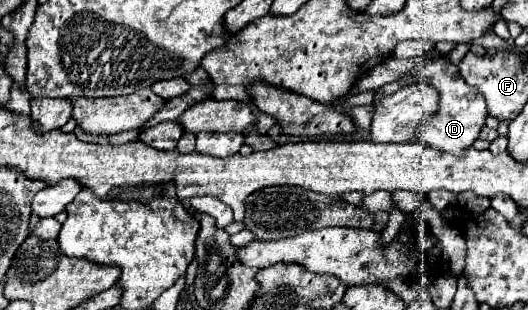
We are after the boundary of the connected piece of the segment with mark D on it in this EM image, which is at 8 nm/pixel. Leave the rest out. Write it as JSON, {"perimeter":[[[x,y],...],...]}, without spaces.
{"perimeter":[[[439,53],[433,61],[429,59],[429,61],[419,63],[415,69],[405,73],[403,79],[405,77],[417,77],[417,81],[429,83],[431,87],[437,87],[437,93],[439,93],[437,115],[429,121],[417,125],[415,141],[429,145],[433,149],[451,153],[451,155],[465,153],[465,149],[471,147],[475,139],[479,139],[481,127],[485,125],[485,119],[487,119],[487,105],[485,105],[483,95],[475,87],[465,83],[465,79],[459,73],[458,66],[449,63],[447,55],[443,55],[443,53]]]}

